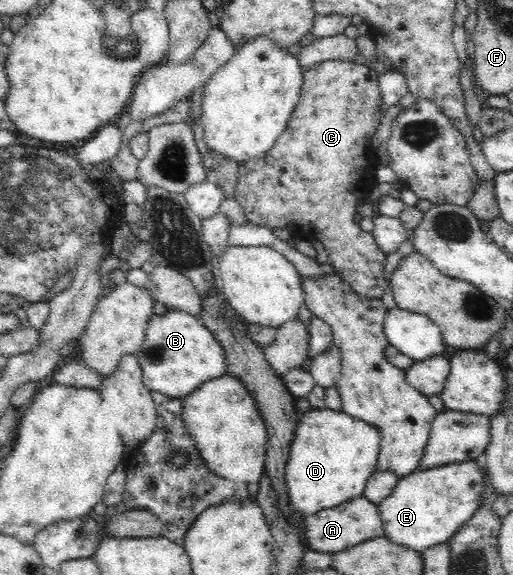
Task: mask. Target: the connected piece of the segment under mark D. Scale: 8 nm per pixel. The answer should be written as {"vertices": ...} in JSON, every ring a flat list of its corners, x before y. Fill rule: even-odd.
{"vertices":[[330,407,308,409,297,412,298,425,291,440,289,457,285,466,285,483,291,506,300,517,318,514,320,510,328,510,344,504,353,498,363,496,368,477,375,471,380,448,380,435,376,427,342,411]]}

